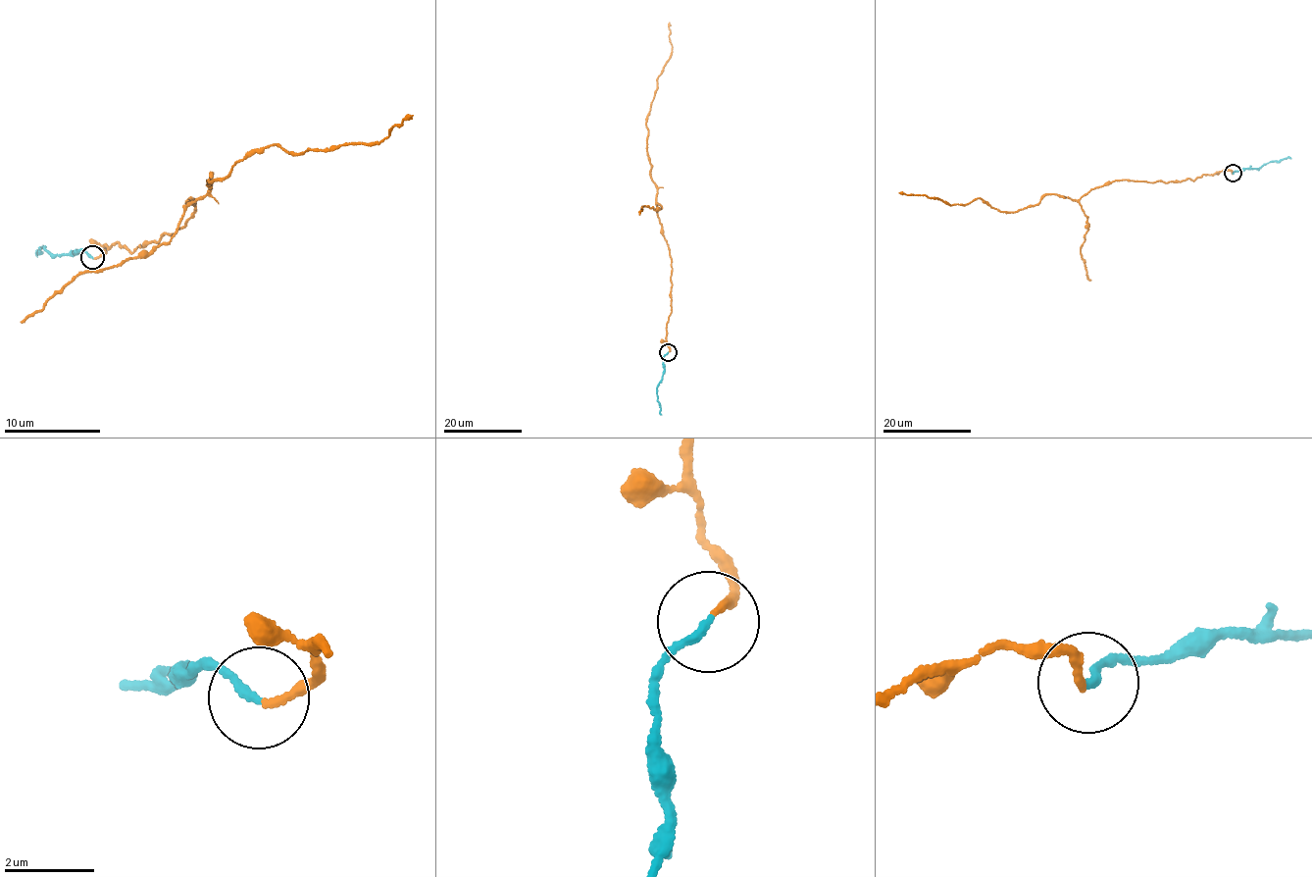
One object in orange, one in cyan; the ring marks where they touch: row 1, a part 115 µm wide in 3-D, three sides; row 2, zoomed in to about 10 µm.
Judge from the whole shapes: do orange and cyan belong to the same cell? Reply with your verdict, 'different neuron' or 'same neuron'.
same neuron

